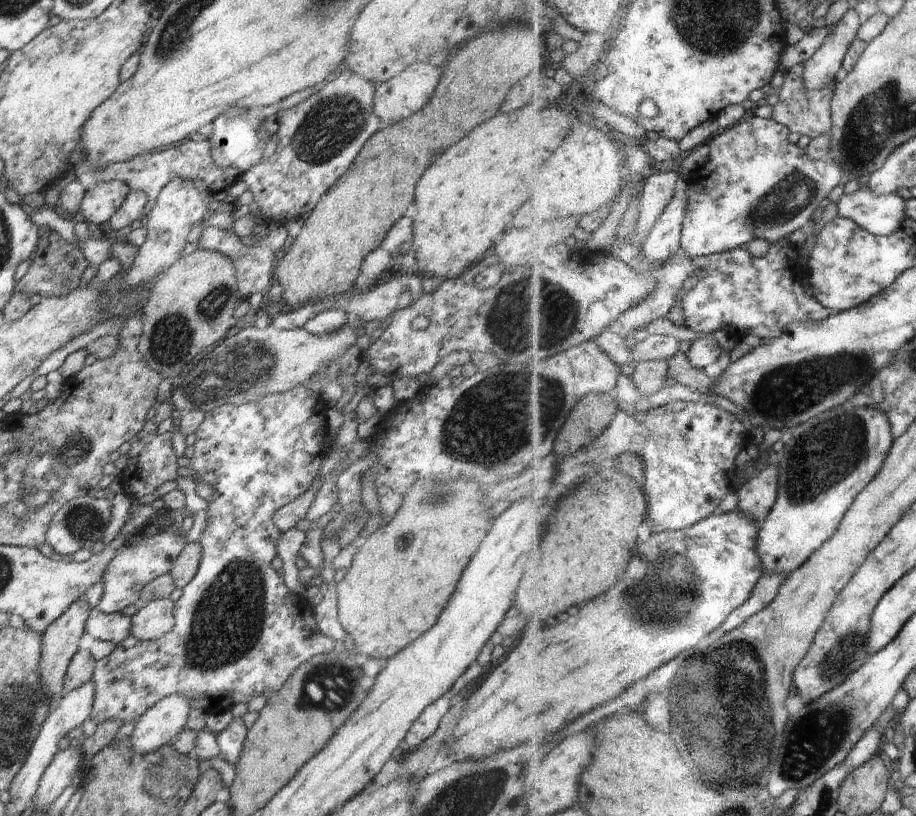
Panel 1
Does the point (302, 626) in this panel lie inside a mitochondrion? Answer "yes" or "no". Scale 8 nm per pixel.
no

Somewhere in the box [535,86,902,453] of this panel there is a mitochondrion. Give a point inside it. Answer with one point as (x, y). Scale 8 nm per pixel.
(778, 397)

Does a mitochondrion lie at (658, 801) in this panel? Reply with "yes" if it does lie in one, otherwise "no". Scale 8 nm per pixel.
no

